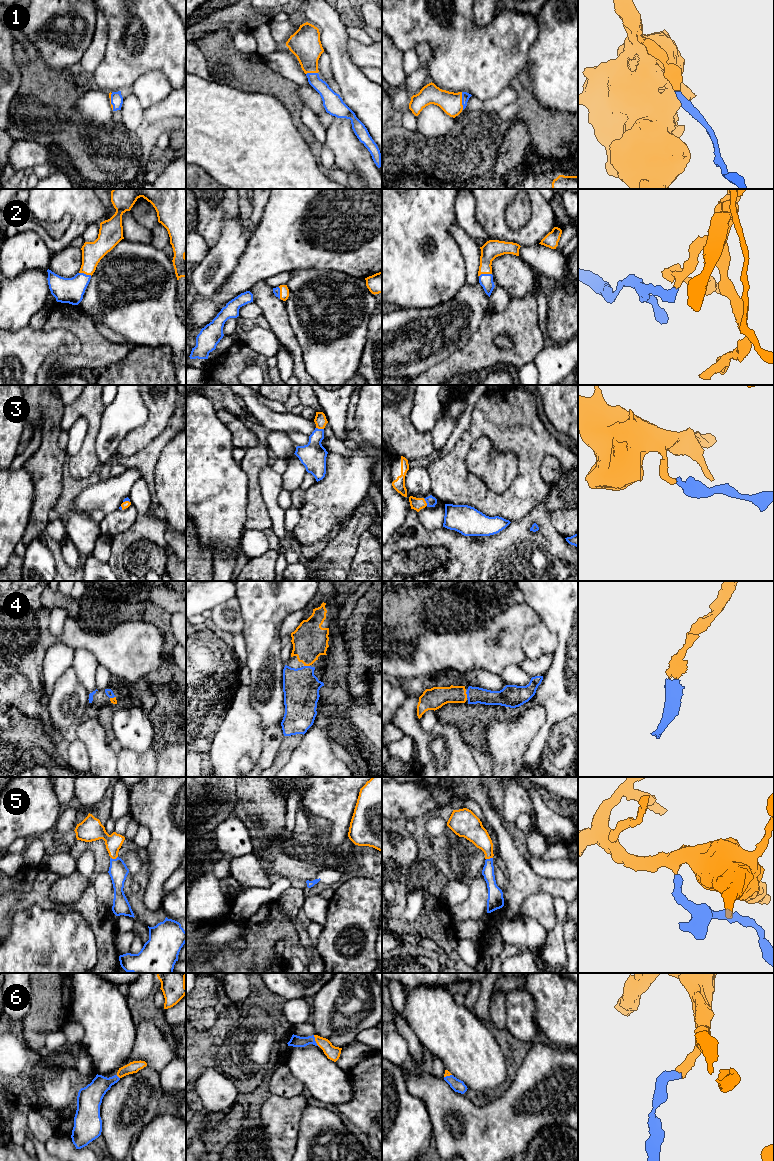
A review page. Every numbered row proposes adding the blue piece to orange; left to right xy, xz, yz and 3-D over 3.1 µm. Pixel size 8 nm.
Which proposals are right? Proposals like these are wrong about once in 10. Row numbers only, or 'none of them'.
1, 2, 3, 4, 5, 6

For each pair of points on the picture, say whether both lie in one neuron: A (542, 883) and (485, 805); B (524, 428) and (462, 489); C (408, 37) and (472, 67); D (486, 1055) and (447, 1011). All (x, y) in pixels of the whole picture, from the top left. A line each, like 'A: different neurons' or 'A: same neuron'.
A: same neuron
B: same neuron
C: same neuron
D: same neuron

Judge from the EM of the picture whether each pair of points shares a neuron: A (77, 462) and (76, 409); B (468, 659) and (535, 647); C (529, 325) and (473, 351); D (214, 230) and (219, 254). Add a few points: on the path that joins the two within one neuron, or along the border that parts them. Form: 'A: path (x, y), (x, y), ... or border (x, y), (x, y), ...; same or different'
A: path (88, 448), (91, 436), (90, 419); same
B: border (529, 626), (521, 642), (521, 648), (525, 657); different
C: path (515, 325), (499, 325), (487, 337); same
D: border (225, 220), (218, 240), (210, 248); different

